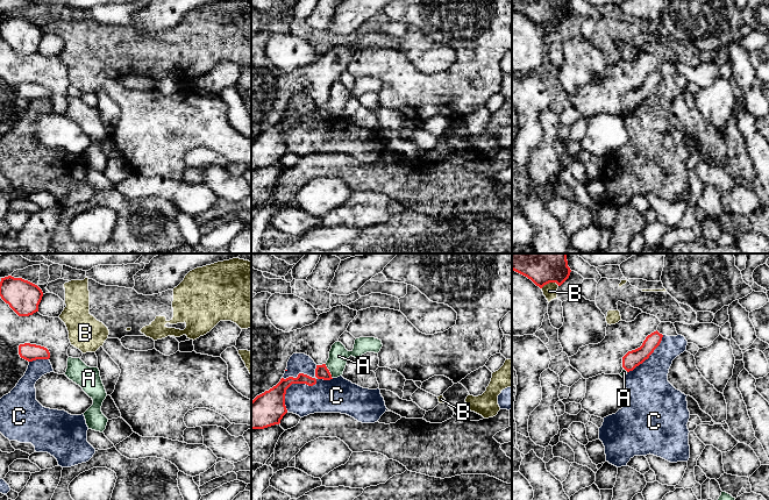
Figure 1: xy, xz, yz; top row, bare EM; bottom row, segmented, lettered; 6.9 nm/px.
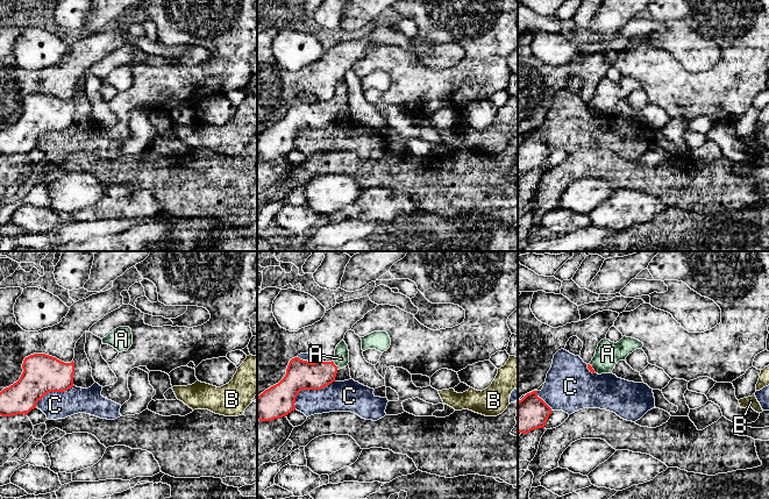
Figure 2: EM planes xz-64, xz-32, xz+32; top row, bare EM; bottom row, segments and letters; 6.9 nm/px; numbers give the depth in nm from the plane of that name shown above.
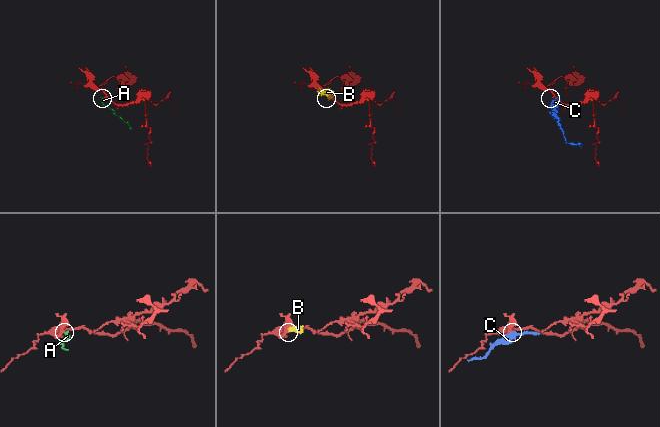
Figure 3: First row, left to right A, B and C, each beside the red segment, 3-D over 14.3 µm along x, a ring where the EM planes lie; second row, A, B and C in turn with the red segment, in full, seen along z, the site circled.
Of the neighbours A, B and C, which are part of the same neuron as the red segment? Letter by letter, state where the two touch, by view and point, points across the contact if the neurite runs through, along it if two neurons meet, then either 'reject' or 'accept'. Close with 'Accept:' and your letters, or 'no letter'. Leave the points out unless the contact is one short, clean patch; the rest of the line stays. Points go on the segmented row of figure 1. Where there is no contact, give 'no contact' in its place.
A: xz (328, 371) | across xz (321, 372), (328, 371), (336, 363), (339, 356) | accept
B: yz (549, 281) | along yz (559, 285), (547, 283), (541, 288) | reject
C: xz (299, 383) | reject
Accept: A

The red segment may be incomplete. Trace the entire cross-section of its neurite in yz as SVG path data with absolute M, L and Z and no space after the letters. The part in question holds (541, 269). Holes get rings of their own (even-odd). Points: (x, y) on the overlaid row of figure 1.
M512 253L512 270L540 288L549 283L561 286L571 272L567 253Z

